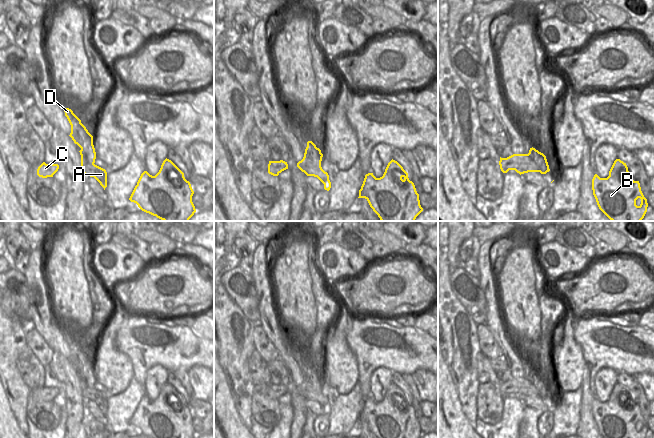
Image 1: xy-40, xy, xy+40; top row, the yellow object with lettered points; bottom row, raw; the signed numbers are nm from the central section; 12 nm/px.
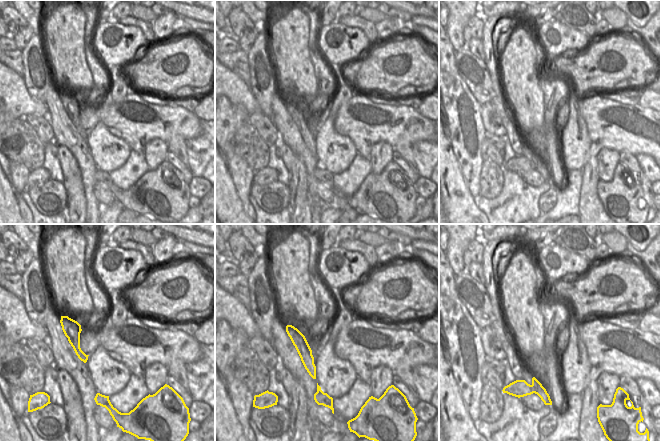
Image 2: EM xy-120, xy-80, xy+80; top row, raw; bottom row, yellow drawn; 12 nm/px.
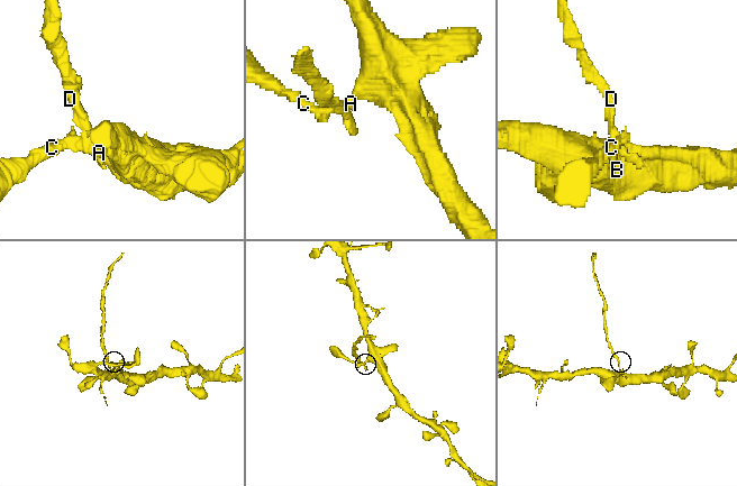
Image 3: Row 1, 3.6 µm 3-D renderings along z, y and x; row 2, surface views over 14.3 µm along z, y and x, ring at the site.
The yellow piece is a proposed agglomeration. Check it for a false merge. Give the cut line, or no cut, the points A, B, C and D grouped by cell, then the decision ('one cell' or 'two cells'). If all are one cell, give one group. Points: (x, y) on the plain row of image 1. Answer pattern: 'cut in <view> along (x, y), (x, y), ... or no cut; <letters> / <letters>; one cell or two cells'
cut in xy+40 along (527, 378), (537, 387), (547, 389); A B C / D; two cells

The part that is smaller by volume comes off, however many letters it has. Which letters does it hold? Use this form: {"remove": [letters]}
{"remove": ["D"]}

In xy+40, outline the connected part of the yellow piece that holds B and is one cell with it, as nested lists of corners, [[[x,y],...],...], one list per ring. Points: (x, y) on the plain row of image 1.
[[[620,383],[614,385],[607,402],[594,399],[592,414],[597,429],[604,438],[646,438],[647,436],[647,423],[641,415],[639,405],[633,404],[626,387]]]

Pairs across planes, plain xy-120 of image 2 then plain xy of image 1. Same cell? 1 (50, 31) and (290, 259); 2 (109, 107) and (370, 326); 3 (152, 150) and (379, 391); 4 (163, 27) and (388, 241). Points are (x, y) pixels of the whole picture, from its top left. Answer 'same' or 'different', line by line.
1: same
2: same
3: same
4: different

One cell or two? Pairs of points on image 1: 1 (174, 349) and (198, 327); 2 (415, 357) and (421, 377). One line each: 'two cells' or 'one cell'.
1: two cells
2: two cells

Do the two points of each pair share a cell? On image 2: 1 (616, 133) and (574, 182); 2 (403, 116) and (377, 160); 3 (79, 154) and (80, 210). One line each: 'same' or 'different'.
1: different
2: different
3: different

